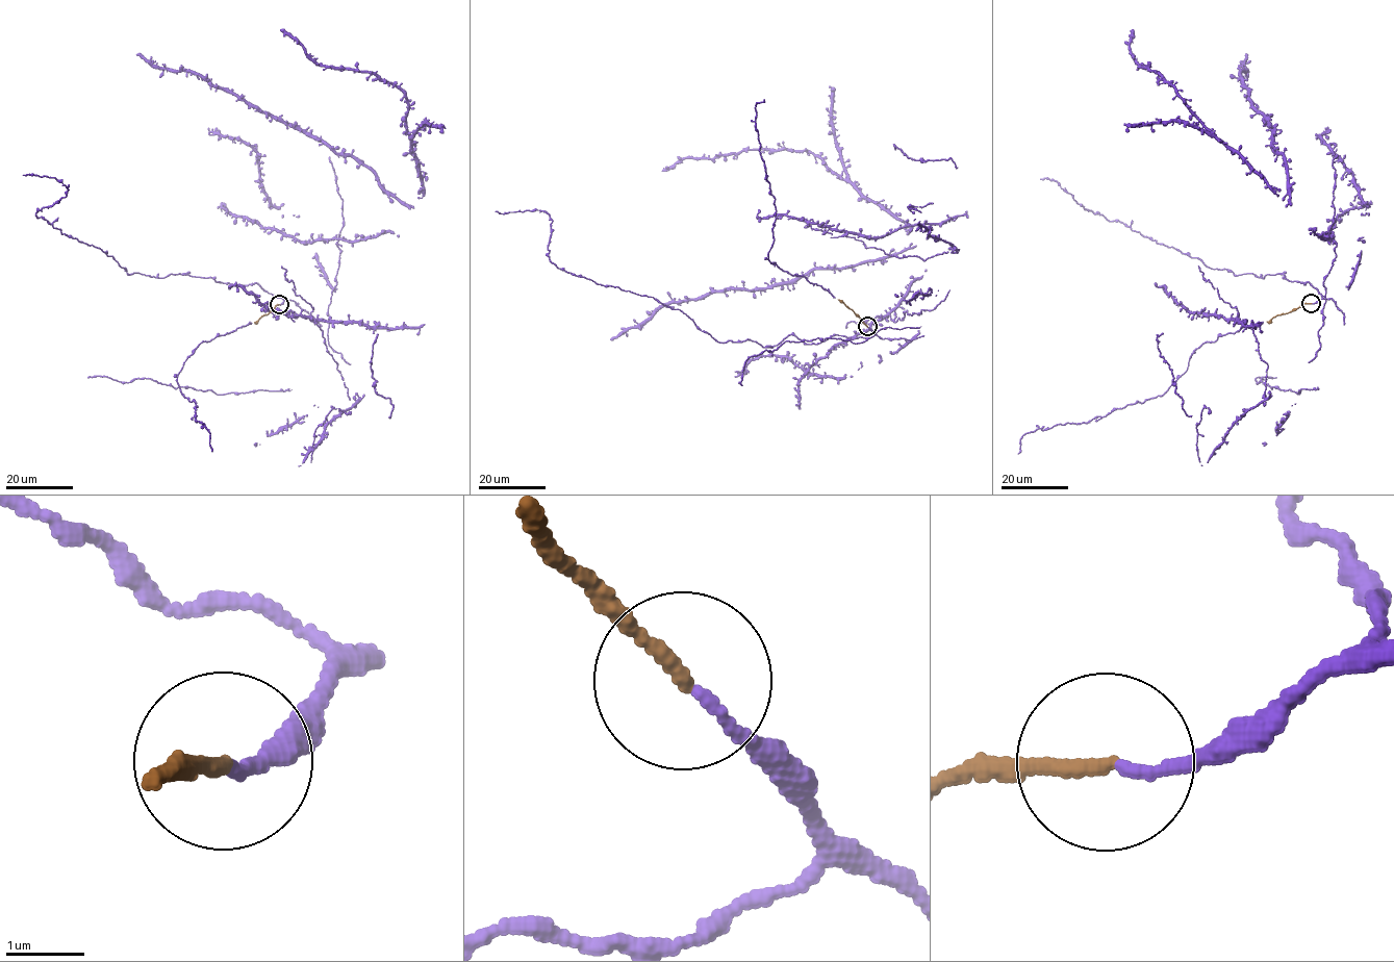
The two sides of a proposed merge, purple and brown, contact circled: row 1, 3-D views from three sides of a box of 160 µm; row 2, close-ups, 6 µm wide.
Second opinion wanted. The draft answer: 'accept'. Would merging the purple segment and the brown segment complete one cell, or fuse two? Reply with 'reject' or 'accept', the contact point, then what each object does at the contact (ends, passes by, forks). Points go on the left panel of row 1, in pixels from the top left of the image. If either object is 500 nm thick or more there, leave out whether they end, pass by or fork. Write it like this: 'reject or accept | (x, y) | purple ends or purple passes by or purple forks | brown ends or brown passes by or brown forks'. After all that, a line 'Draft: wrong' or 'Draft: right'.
accept | (279, 304) | purple ends | brown ends
Draft: right

